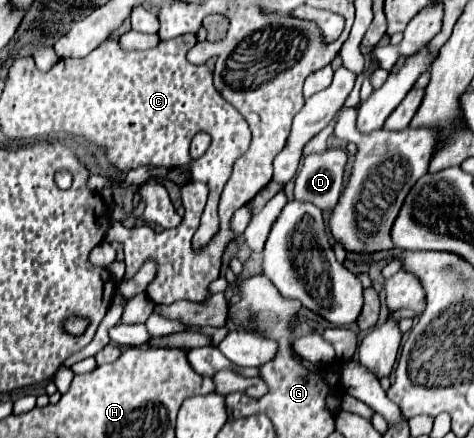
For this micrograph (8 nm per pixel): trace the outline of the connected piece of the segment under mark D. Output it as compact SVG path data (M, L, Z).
M326 149L324 153L304 157L294 183L294 199L314 203L322 211L334 209L342 193L344 165L344 149Z

